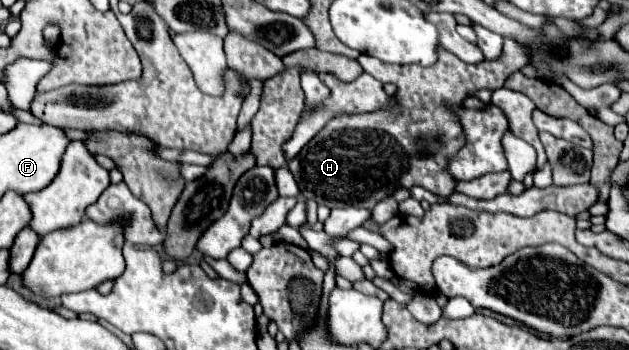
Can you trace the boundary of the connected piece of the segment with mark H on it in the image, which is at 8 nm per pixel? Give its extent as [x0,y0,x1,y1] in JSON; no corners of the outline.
[289,37,537,209]

